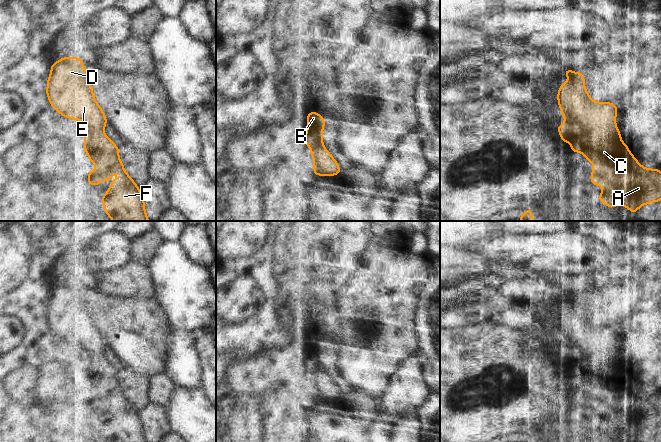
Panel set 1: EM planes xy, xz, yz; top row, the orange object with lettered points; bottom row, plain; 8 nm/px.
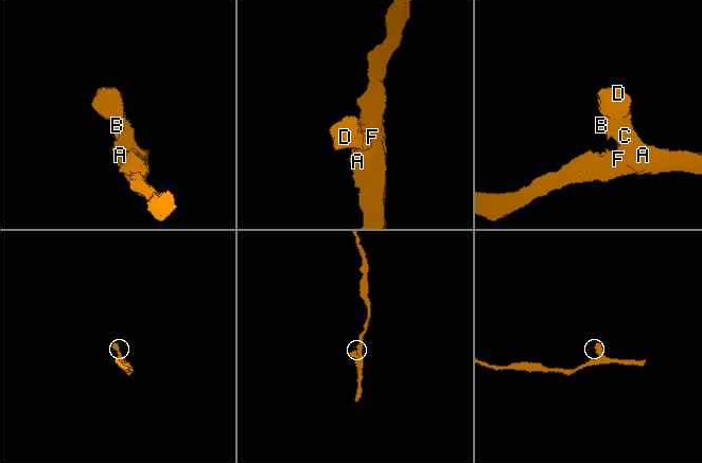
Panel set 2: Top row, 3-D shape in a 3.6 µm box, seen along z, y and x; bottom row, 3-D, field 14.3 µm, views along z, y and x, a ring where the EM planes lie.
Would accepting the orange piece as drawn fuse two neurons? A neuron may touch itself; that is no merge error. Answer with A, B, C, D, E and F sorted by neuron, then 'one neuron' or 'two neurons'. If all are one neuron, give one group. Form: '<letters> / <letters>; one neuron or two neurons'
A B C D E F; one neuron

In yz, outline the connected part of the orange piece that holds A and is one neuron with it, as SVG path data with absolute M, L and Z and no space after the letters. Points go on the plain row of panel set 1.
M564 295L569 305L560 309L558 329L565 342L564 349L556 349L562 365L571 368L571 375L583 377L593 387L590 404L603 412L598 424L613 432L623 429L633 438L644 428L661 424L661 395L641 390L621 364L616 350L617 330L611 326L593 326L587 317L583 297Z

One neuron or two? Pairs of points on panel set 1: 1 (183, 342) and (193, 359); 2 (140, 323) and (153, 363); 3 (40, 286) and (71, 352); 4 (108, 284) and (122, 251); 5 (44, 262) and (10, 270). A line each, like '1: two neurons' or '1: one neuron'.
1: one neuron
2: one neuron
3: one neuron
4: two neurons
5: two neurons

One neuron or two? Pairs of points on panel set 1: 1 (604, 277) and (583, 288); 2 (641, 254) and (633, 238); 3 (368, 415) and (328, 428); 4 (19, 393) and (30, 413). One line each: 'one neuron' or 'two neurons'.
1: one neuron
2: two neurons
3: one neuron
4: two neurons

